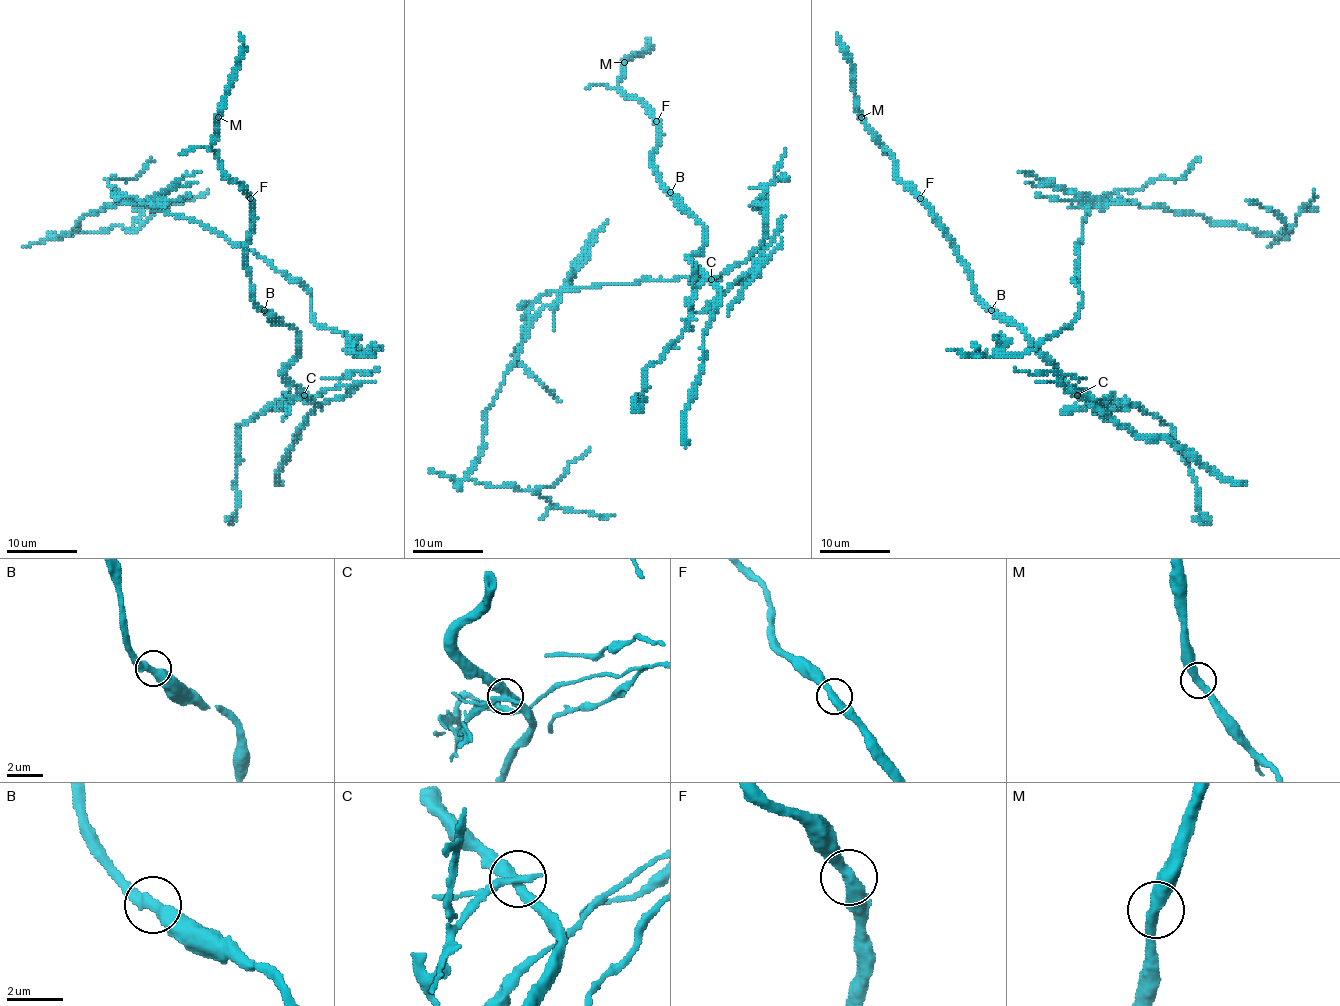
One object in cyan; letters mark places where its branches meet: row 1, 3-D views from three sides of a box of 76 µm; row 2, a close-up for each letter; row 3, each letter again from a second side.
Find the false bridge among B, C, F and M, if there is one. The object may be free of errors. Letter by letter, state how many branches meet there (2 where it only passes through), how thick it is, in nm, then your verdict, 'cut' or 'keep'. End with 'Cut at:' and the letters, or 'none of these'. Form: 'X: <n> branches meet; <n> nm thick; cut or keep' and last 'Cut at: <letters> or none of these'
B: 2 branches meet; 380 nm thick; keep
C: 3 branches meet; 400 nm thick; cut
F: 2 branches meet; 440 nm thick; keep
M: 2 branches meet; 400 nm thick; keep
Cut at: C

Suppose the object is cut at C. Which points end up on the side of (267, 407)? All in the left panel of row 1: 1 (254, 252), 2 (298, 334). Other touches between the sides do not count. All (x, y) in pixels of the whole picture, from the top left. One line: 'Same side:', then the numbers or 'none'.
Same side: 1

